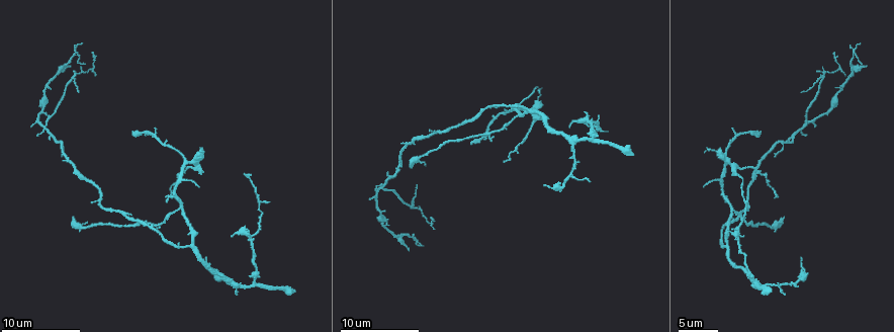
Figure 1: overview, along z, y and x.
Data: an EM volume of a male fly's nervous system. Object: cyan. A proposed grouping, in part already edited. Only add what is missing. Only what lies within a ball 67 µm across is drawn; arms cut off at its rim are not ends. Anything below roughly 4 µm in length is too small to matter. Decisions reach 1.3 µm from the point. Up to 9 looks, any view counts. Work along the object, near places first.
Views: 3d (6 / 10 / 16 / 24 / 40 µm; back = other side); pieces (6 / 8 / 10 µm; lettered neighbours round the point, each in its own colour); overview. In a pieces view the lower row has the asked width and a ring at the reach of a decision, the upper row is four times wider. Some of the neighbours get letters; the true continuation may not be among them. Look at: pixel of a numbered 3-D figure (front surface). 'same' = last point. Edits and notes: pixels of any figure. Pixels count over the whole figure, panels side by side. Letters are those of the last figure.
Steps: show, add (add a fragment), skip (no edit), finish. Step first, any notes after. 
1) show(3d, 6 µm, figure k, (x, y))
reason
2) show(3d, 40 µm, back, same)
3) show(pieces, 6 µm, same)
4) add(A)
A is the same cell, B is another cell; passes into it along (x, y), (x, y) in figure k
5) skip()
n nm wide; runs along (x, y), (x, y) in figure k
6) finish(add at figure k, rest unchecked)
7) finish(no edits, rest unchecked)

show(pieces, 10 µm, figure 1, (863, 63))
thin end

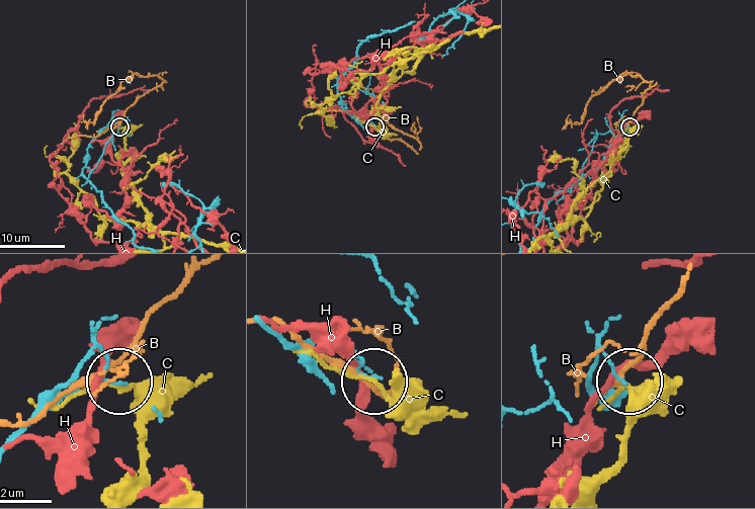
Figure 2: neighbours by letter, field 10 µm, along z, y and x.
skip()
B, C and H are other cells; none of them fits

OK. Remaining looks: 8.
show(pieces, 8 µm, figure 1, (74, 218))
end of a long branch

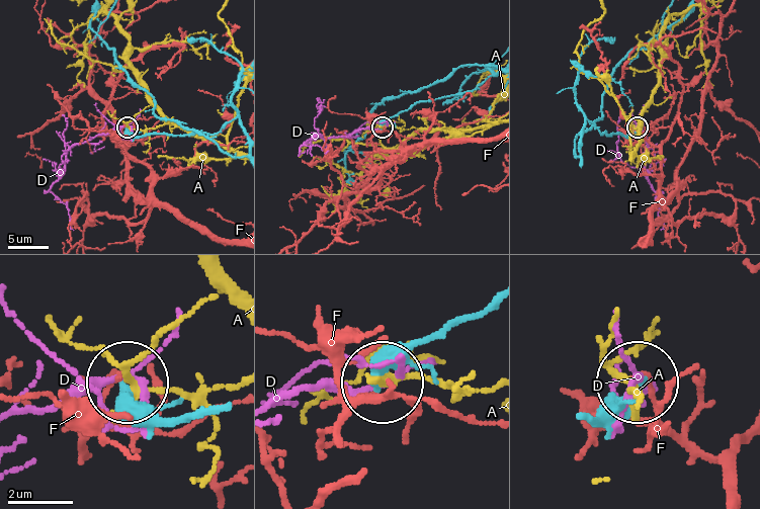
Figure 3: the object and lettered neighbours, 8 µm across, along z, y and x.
skip()
A, D and F are other cells; runs along (195, 410), (155, 413), (124, 386) in figure 3; no lettered fragment goes on from it

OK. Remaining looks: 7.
show(pieces, 10 µm, figure 1, (134, 134))
branch stops here

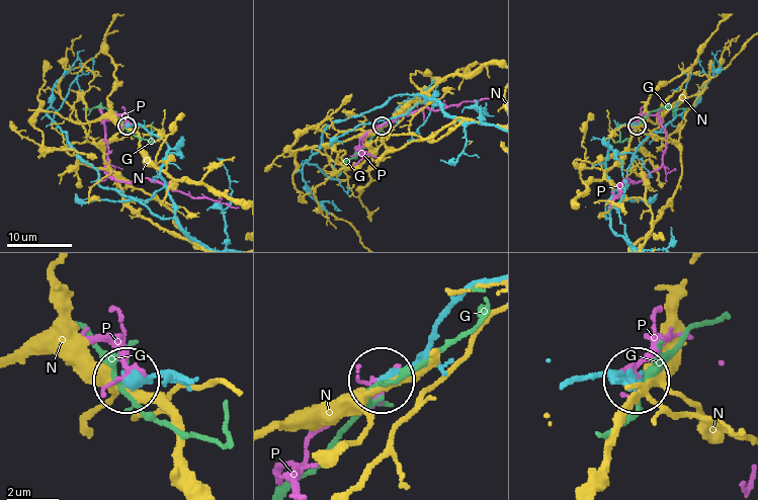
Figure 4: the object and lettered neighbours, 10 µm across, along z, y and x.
skip()
G, N and P are other cells; runs along (185, 381), (129, 379) in figure 4; none of them fits

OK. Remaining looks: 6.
show(pieces, 10 µm, figure 1, (630, 155))
free end

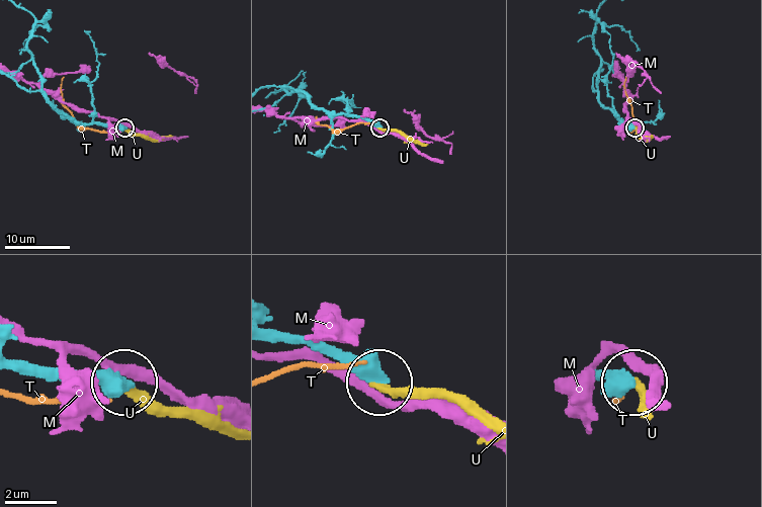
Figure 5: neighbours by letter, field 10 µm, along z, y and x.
add(U)
U is the same cell, M and T are other cells; passes into it along (106, 124), (118, 124), (155, 140), (172, 136) in figure 5; the cell continues

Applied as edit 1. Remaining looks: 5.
finish(add at figure 5, rest unchecked)

